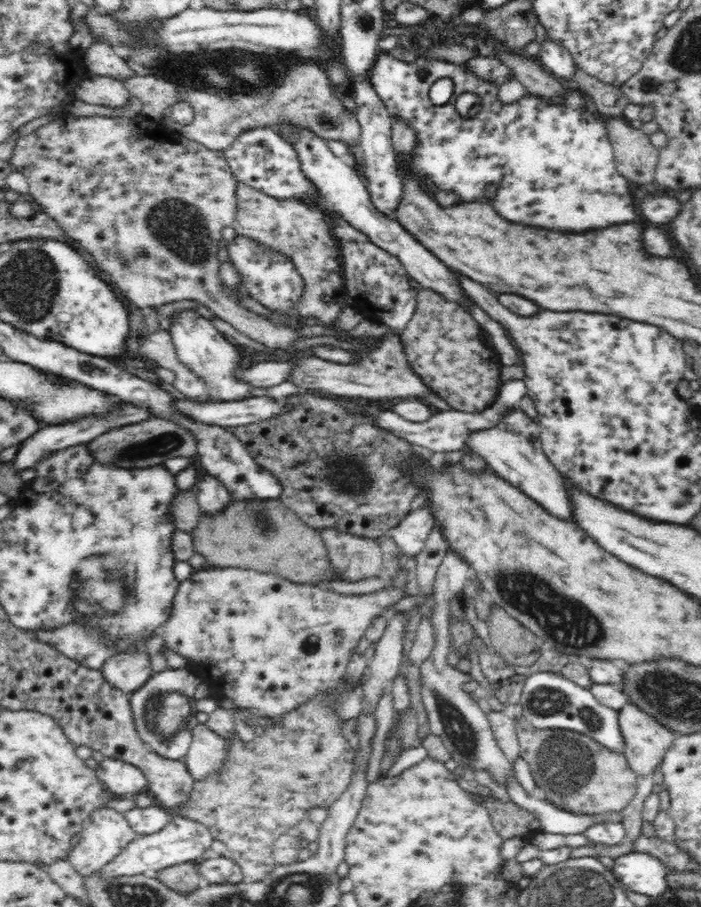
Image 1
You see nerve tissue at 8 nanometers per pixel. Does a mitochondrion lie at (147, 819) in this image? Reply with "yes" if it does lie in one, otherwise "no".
no

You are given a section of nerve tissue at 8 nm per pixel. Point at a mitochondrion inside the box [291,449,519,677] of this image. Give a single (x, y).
(353, 474)

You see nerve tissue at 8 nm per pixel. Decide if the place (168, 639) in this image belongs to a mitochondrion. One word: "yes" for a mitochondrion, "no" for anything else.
no

